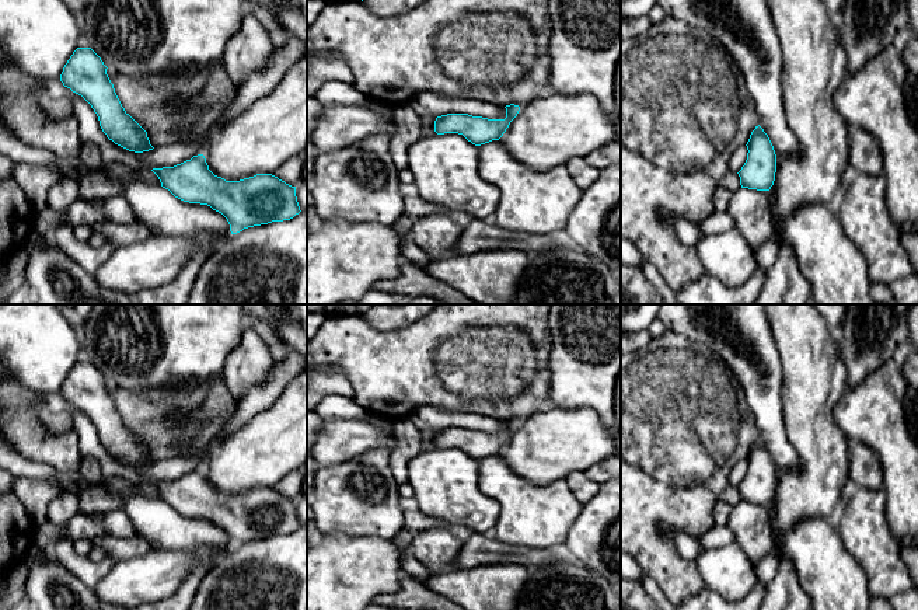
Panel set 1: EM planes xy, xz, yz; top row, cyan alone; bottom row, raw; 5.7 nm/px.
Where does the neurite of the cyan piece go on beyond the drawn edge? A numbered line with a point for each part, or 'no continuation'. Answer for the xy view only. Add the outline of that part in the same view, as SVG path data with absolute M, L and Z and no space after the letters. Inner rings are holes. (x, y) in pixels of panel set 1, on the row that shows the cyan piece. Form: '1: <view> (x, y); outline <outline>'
no continuation

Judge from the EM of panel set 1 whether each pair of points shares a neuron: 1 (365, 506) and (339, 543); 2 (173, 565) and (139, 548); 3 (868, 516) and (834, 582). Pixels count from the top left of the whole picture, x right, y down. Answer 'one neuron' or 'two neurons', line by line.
1: two neurons
2: two neurons
3: two neurons

